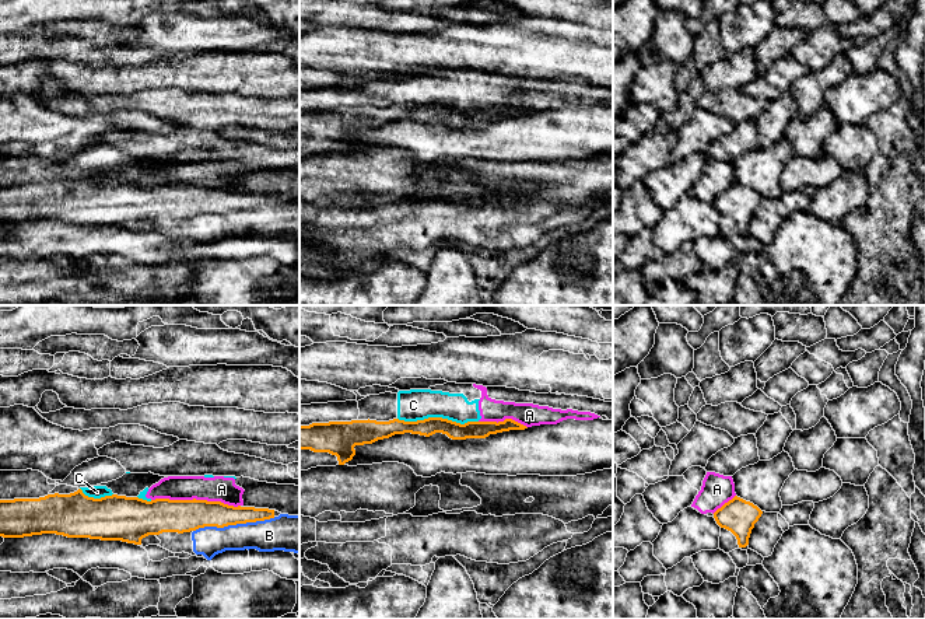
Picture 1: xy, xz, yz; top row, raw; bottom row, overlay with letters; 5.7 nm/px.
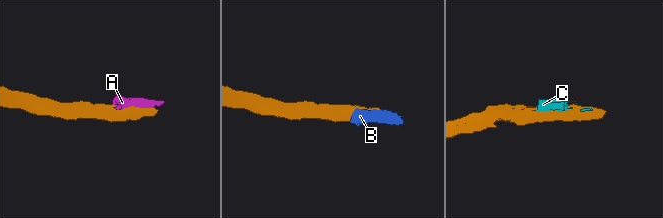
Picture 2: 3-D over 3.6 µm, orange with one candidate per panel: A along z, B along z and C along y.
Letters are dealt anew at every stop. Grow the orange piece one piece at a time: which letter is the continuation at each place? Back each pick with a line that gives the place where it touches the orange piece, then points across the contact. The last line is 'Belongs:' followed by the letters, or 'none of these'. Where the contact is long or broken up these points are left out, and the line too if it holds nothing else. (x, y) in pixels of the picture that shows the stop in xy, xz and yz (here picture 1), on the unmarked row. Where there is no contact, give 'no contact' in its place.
B: meets orange in xy at (234, 210); runs through xy (192, 200), (214, 210), (234, 210), (276, 220)
Belongs: B

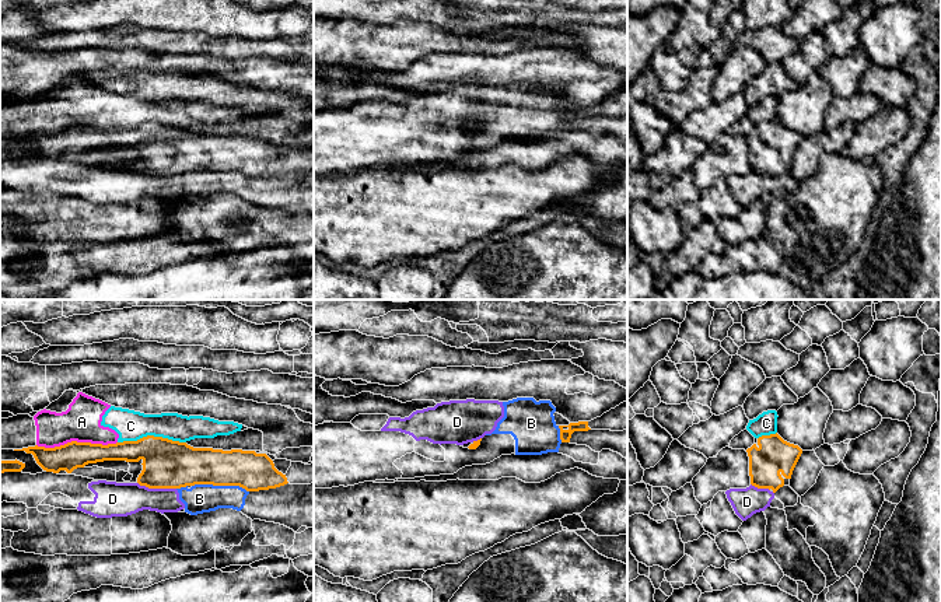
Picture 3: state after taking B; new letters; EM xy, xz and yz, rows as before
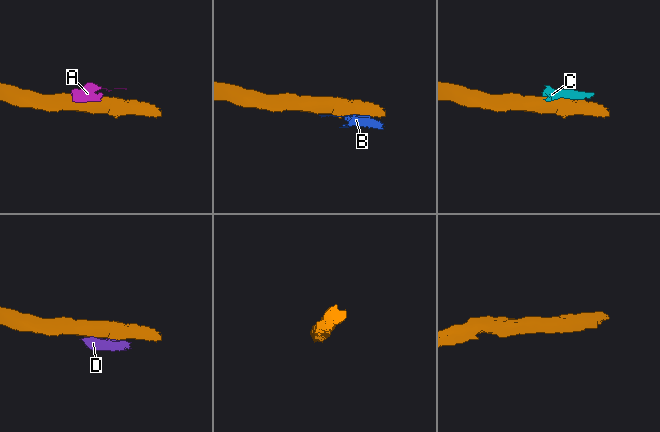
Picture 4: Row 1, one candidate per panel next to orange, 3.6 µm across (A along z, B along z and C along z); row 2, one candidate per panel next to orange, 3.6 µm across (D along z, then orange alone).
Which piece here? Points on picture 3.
Belongs: none of these

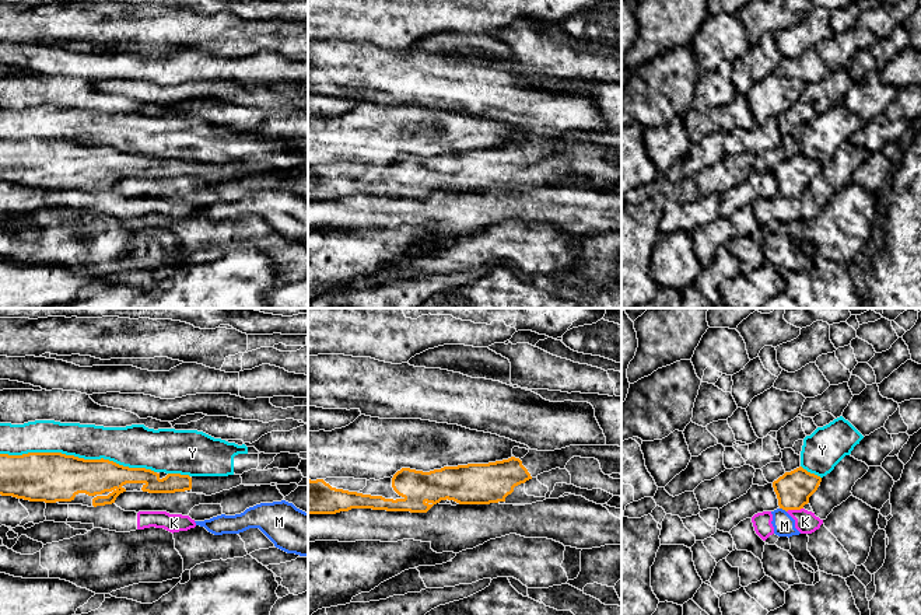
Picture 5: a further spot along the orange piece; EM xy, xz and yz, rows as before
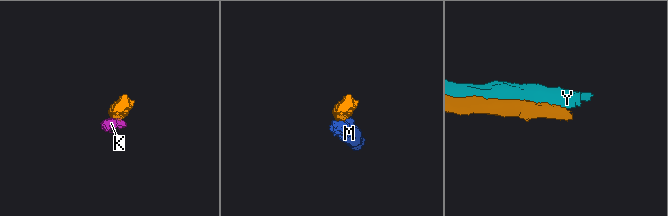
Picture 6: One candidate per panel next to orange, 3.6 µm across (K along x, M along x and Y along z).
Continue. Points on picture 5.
Belongs: none of these

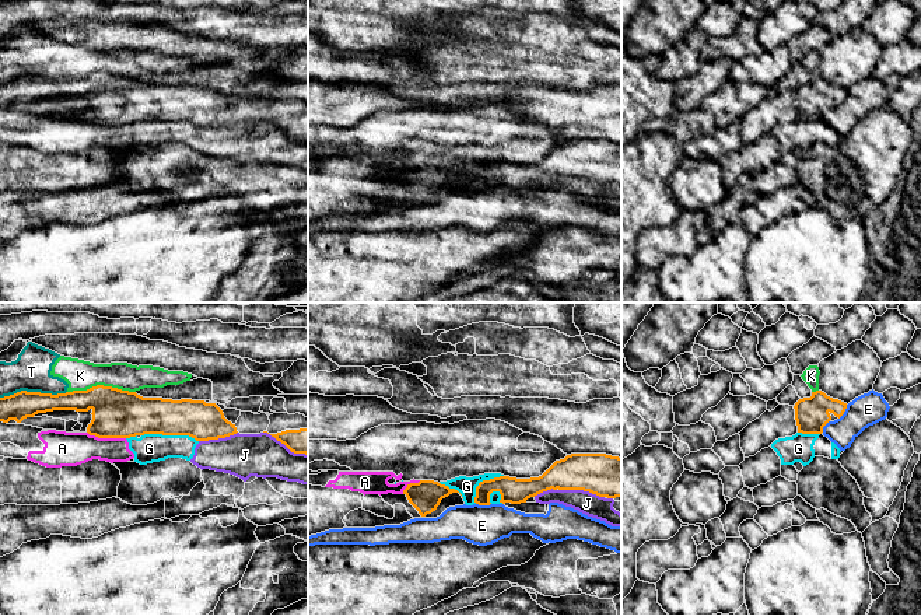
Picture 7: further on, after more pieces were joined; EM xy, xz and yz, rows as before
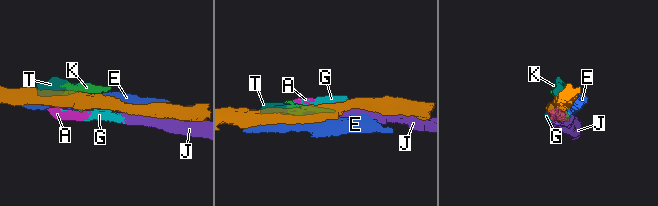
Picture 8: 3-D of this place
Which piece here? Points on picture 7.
Belongs: none of these

